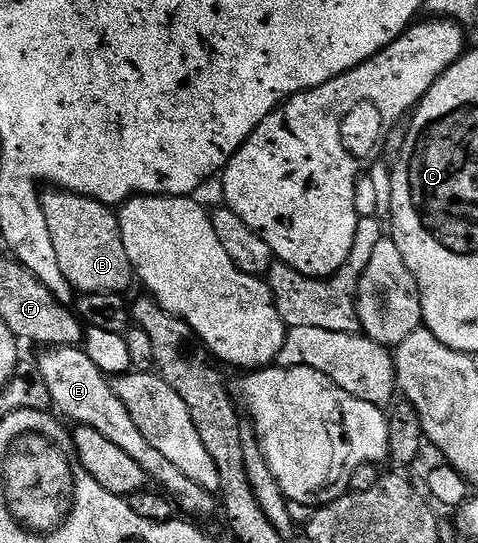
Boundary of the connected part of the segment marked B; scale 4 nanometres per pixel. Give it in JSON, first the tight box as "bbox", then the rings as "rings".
{"bbox":[41,189,133,295],"rings":[[[70,189],[44,190],[41,202],[43,220],[49,225],[49,241],[53,241],[53,253],[63,274],[63,283],[86,295],[126,292],[126,287],[133,283],[133,272],[129,253],[125,253],[118,214],[98,198]]]}

